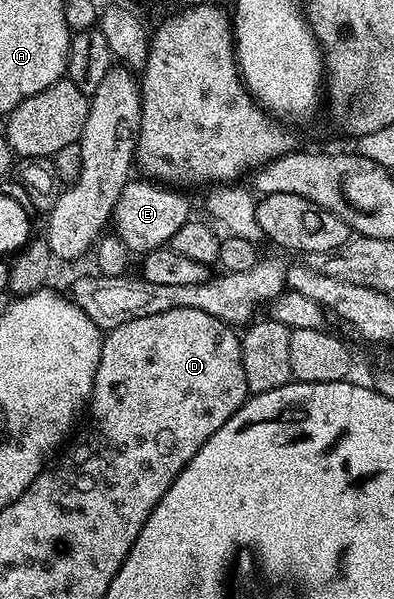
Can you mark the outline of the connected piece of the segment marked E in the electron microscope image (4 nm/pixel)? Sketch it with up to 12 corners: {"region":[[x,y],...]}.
{"region":[[127,182],[113,231],[131,252],[168,246],[191,218],[179,189]]}

